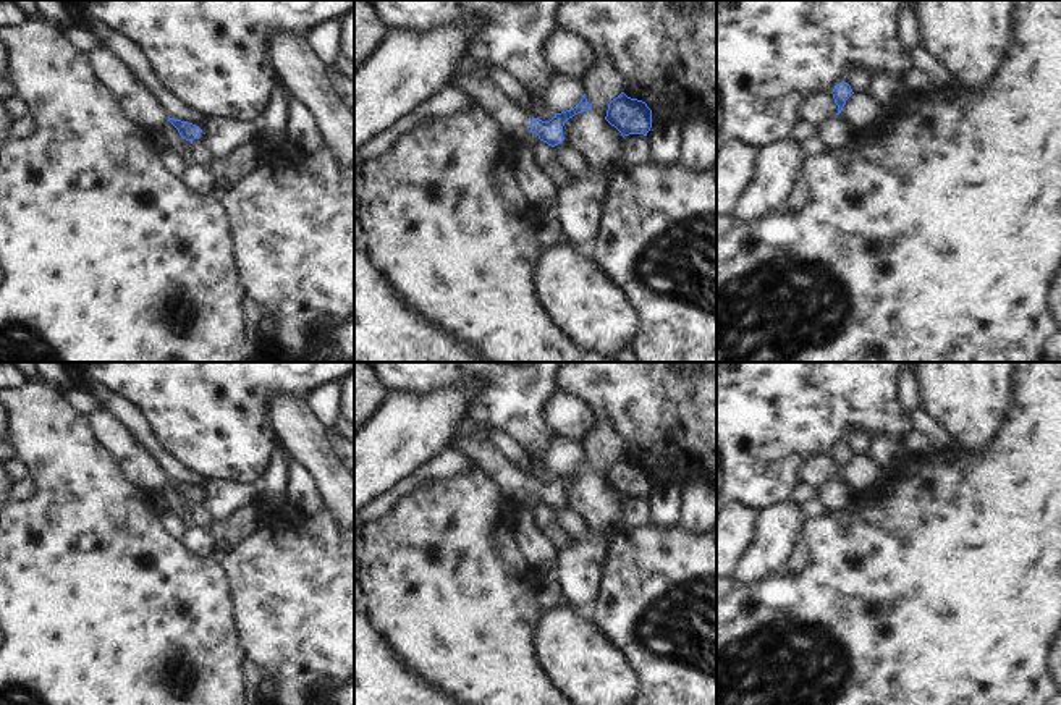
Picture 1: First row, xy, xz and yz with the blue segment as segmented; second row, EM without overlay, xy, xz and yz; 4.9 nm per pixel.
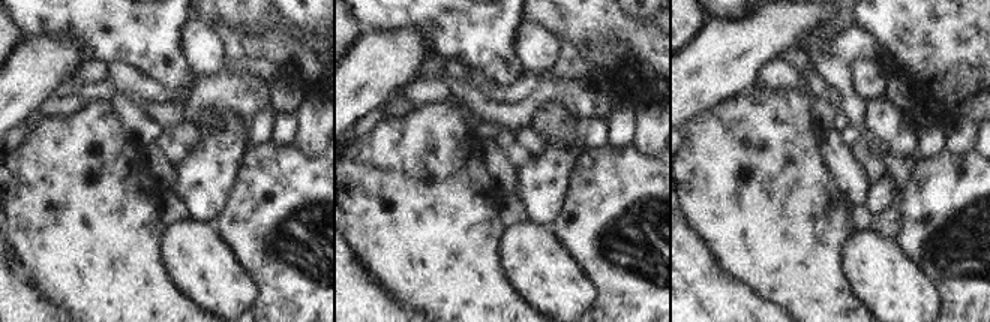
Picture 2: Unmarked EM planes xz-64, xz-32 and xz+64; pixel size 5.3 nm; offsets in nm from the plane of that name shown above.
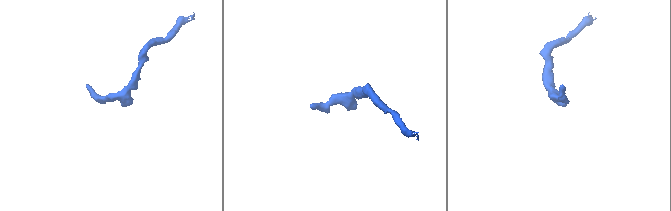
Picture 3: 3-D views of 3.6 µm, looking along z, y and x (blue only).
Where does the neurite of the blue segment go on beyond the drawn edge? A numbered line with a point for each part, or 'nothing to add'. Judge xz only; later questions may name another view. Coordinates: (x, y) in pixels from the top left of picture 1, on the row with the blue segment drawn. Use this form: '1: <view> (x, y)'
1: xz (515, 122)

